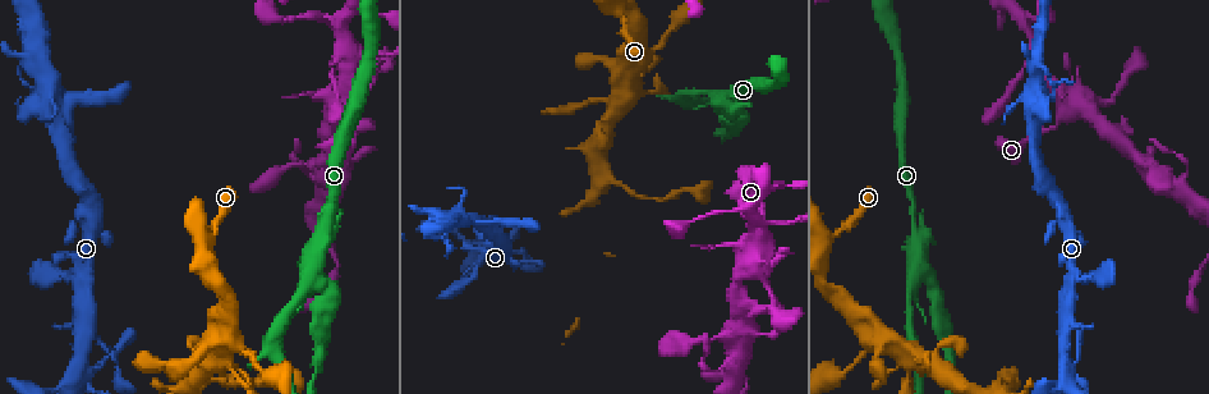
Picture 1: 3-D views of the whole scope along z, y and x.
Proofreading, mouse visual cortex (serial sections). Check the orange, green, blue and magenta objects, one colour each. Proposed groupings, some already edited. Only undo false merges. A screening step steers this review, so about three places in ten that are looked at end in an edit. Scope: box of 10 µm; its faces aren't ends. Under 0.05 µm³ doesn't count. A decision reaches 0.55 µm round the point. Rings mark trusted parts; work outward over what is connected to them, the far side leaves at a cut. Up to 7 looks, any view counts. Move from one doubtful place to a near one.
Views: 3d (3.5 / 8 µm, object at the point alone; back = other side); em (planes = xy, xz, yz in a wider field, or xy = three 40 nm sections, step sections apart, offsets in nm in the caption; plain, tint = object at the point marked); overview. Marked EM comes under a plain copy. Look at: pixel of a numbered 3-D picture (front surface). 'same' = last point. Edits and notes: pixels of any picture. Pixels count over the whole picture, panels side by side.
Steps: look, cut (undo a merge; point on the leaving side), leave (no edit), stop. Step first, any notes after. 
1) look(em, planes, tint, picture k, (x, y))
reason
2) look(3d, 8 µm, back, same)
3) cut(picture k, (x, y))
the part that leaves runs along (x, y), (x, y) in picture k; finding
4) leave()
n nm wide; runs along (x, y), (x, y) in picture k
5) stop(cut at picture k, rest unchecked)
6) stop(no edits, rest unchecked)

look(3d, 3.5 µm, picture 1, (752, 267))
four arms meet

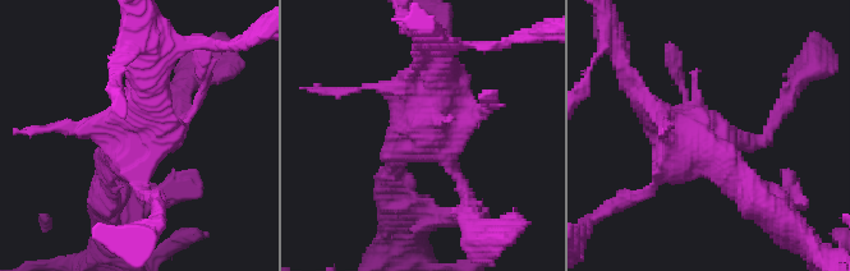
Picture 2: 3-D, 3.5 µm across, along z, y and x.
look(em, xy, step 2, tint, picture 2, (427, 133))
now the EM

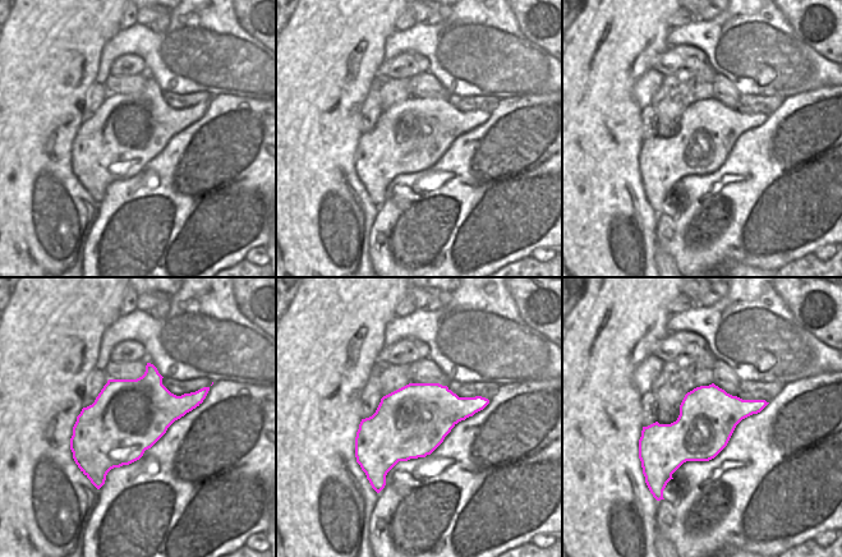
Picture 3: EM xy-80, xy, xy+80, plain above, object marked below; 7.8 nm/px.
leave()
runs along (442, 55), (391, 177) in picture 2; continuous, no second cell

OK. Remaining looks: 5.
look(3d, 3.5 µm, picture 1, (1065, 324))
side arm on a straight run

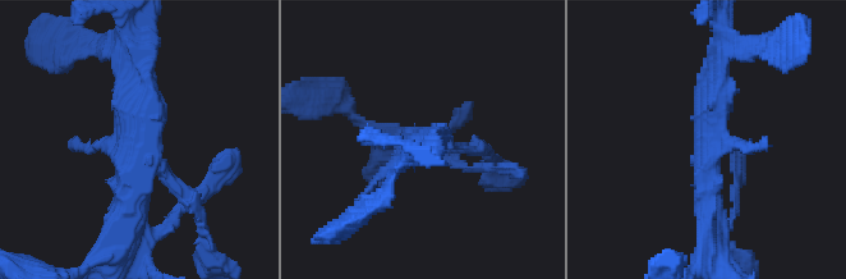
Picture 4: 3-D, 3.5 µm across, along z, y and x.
look(em, xy, step 3, tint, picture 4, (134, 140))
need the tissue

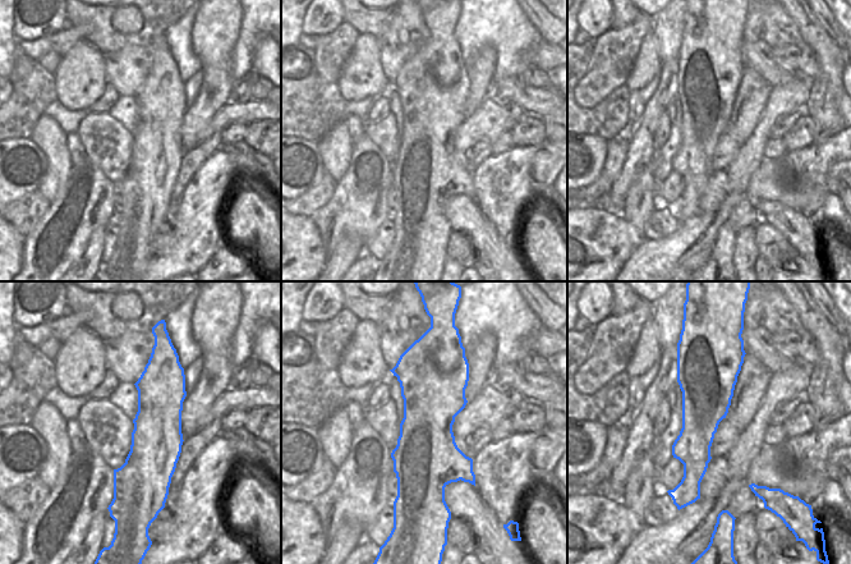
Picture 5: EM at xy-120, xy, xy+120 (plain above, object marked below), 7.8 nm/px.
leave()
runs along (718, 54), (706, 168), (708, 227) in picture 4; all the same cell

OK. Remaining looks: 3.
look(3d, 3.5 µm, picture 1, (322, 14))
sharp bend

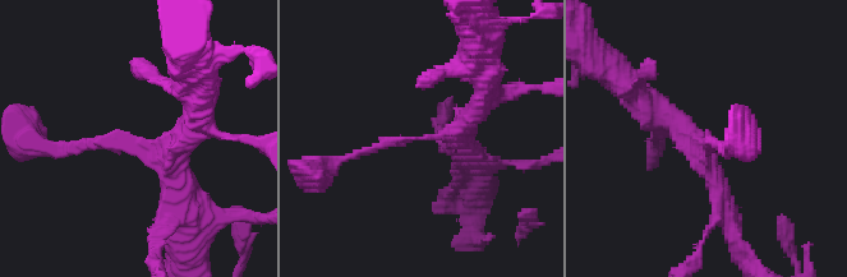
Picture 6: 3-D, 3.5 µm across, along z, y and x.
look(em, planes, tint, picture 6, (139, 141))
now the EM

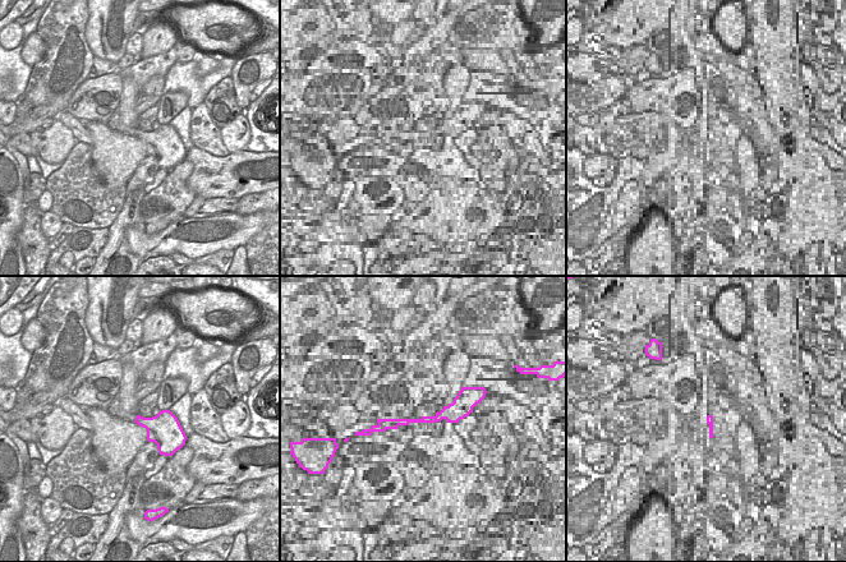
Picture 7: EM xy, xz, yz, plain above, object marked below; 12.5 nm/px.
leave()
240 nm wide; runs along (180, 198), (157, 143), (55, 151) in picture 6; continuous, no second cell

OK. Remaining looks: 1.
stop(no edits, rest unchecked)

